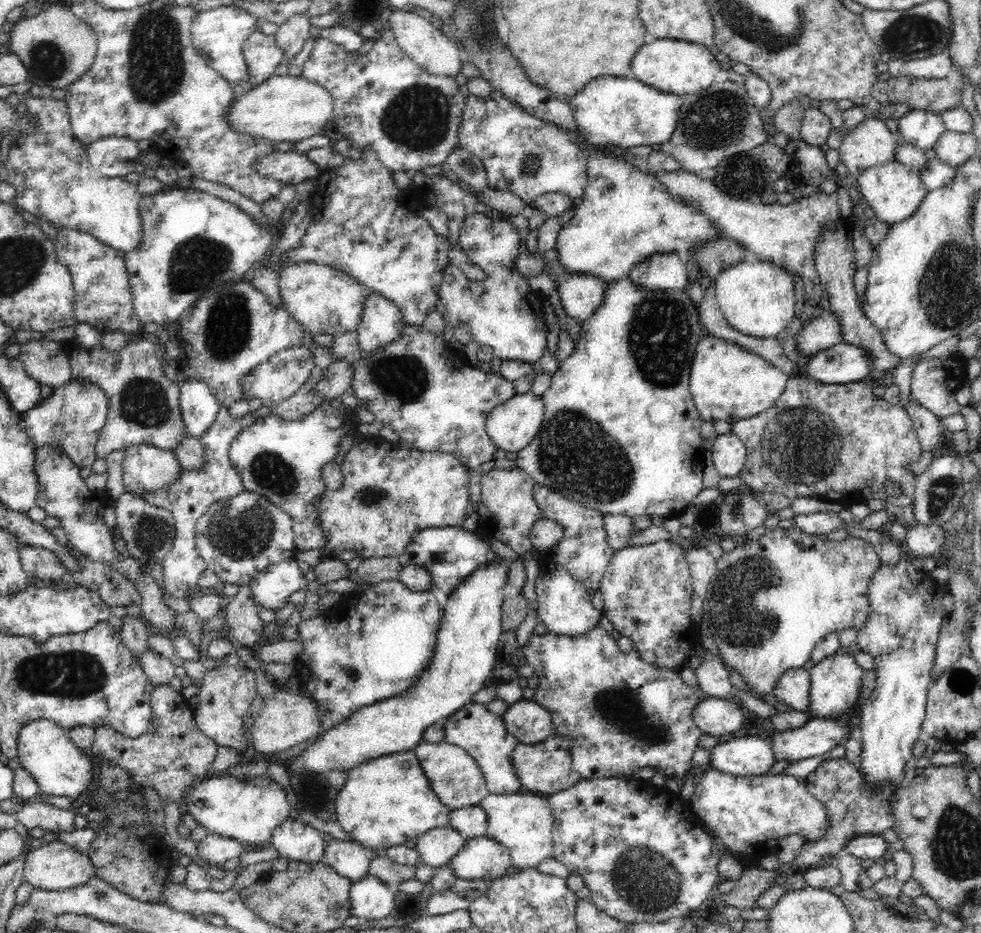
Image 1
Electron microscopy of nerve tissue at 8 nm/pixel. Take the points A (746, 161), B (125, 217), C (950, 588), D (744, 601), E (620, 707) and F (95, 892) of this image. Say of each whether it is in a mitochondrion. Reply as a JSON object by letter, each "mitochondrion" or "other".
{"A":"mitochondrion","B":"other","C":"other","D":"mitochondrion","E":"mitochondrion","F":"mitochondrion"}

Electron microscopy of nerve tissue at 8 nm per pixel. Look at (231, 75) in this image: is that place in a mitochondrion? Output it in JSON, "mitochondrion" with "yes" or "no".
{"mitochondrion":"no"}

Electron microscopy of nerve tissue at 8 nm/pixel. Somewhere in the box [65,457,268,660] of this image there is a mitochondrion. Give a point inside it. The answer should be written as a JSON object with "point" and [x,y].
{"point":[151,532]}

